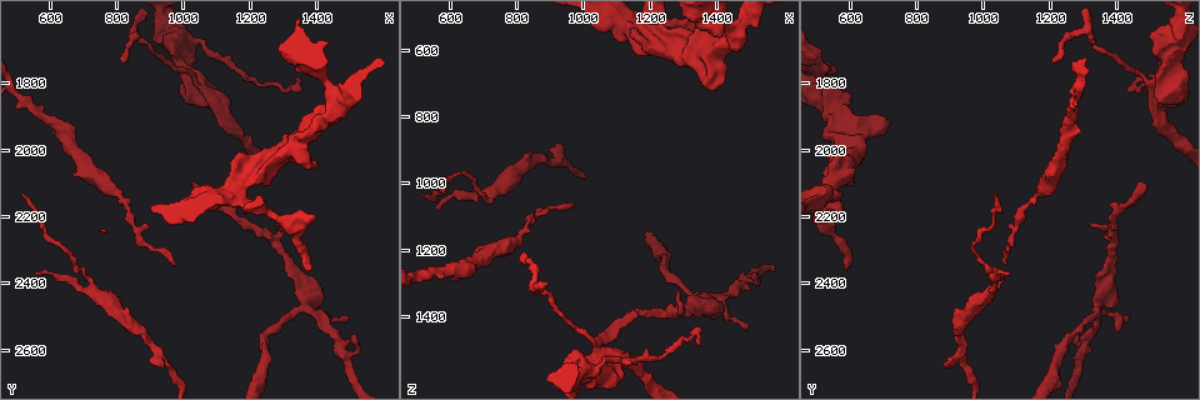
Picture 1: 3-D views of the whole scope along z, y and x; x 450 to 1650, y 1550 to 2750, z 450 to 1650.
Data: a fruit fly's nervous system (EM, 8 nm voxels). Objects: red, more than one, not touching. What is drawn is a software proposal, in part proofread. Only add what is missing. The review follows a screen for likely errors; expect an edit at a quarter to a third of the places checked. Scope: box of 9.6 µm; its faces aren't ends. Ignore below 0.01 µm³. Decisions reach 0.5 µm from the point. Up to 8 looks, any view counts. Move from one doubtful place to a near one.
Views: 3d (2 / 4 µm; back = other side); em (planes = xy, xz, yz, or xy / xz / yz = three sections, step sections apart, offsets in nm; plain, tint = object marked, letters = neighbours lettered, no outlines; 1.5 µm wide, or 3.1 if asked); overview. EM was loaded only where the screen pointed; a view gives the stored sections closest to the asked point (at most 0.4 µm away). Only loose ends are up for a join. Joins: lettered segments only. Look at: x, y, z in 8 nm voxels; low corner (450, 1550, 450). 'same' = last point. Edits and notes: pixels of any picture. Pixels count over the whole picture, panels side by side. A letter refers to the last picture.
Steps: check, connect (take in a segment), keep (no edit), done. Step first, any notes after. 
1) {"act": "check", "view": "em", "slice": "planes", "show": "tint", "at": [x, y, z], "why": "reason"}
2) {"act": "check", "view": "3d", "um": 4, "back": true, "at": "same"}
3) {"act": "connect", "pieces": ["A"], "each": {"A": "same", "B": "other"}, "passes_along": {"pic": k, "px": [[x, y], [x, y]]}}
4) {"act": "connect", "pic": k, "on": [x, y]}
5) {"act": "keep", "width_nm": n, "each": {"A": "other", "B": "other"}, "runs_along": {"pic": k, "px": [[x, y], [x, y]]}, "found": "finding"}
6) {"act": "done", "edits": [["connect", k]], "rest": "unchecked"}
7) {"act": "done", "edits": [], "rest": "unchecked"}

{"act": "check", "view": "em", "slice": "planes", "show": "letters", "at": [940, 2650, 890], "why": "an open end"}

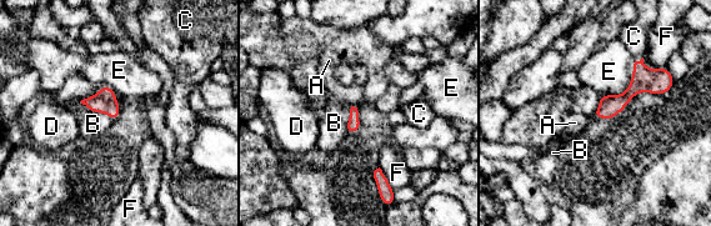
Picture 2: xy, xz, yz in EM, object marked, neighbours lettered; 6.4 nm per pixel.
{"act": "connect", "pieces": ["A"], "longest_contact_nm": ["E", 320], "each": {"A": "same", "B": "other", "C": "other", "D": "other", "E": "other", "F": "other"}, "found": "the neuron continues"}

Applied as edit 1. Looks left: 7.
{"act": "check", "view": "overview", "why": "redraw"}

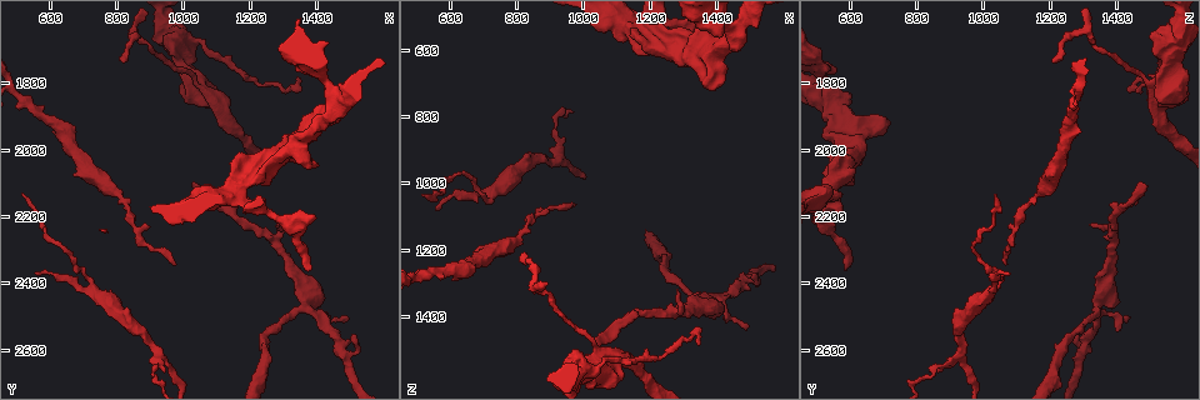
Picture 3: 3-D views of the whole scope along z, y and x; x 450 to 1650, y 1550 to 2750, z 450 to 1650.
{"act": "check", "view": "3d", "um": 4, "at": [560, 2370, 1080], "why": "tapers out"}

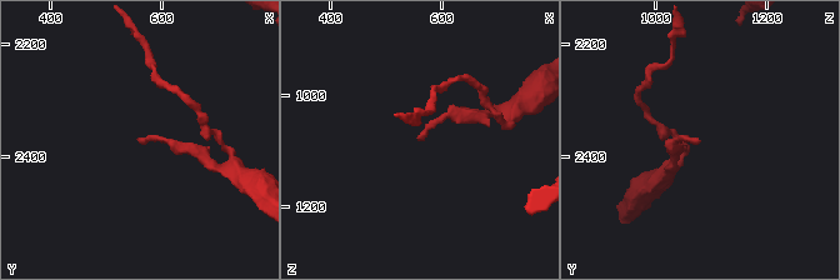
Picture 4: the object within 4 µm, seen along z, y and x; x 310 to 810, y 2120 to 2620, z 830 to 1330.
{"act": "check", "view": "em", "slice": "yz", "step": 8, "show": "letters", "at": [555, 2365, 1075], "why": "now the EM"}

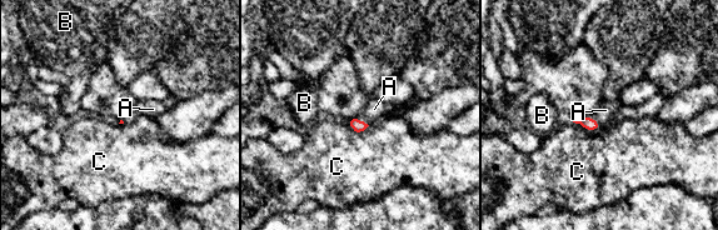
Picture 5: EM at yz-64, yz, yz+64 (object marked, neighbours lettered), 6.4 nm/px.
{"act": "connect", "pieces": ["A"], "longest_contact_nm": ["C", 160], "each": {"A": "same", "B": "other", "C": "other"}, "found": "it goes on there"}

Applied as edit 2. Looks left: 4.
{"act": "done", "edits": [["connect", 2], ["connect", 5]], "rest": "unchecked"}

